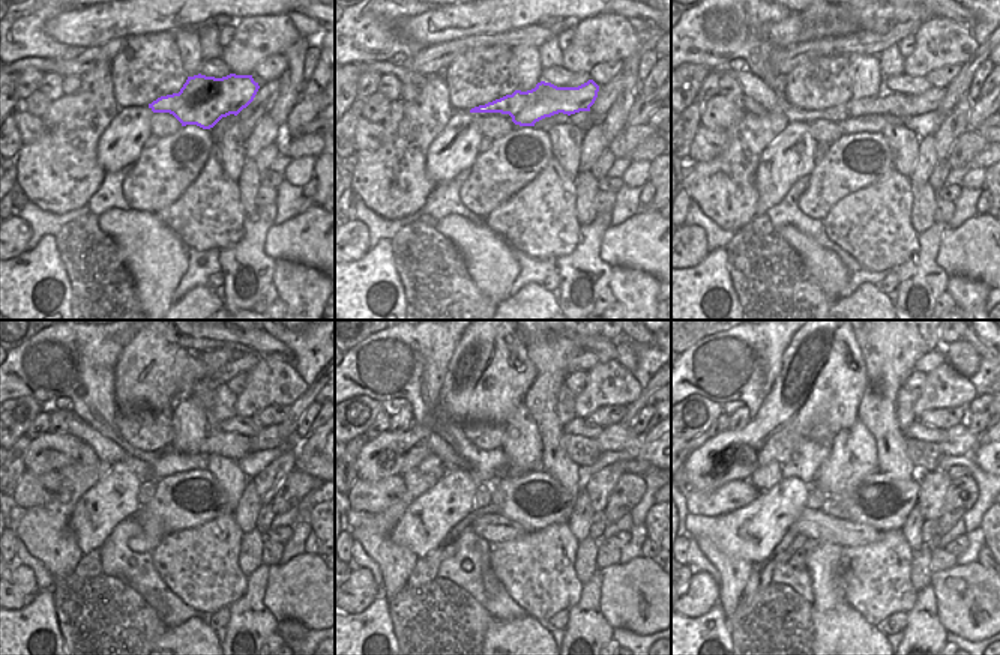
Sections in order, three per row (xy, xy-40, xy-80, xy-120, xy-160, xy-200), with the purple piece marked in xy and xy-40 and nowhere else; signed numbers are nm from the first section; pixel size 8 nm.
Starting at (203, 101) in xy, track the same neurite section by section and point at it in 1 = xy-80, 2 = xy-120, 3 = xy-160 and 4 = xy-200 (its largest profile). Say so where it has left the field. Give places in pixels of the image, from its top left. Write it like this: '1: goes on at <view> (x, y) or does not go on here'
1: goes on at xy-80 (903, 105)
2: goes on at xy-120 (231, 445)
3: goes on at xy-160 (583, 451)
4: goes on at xy-200 (958, 440)

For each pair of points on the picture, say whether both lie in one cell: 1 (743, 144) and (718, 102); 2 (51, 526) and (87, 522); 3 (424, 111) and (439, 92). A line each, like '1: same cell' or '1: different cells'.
1: different cells
2: different cells
3: same cell

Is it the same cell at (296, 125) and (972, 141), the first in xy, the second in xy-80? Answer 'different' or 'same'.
different

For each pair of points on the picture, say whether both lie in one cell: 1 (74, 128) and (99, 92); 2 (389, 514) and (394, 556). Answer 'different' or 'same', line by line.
1: same
2: same

